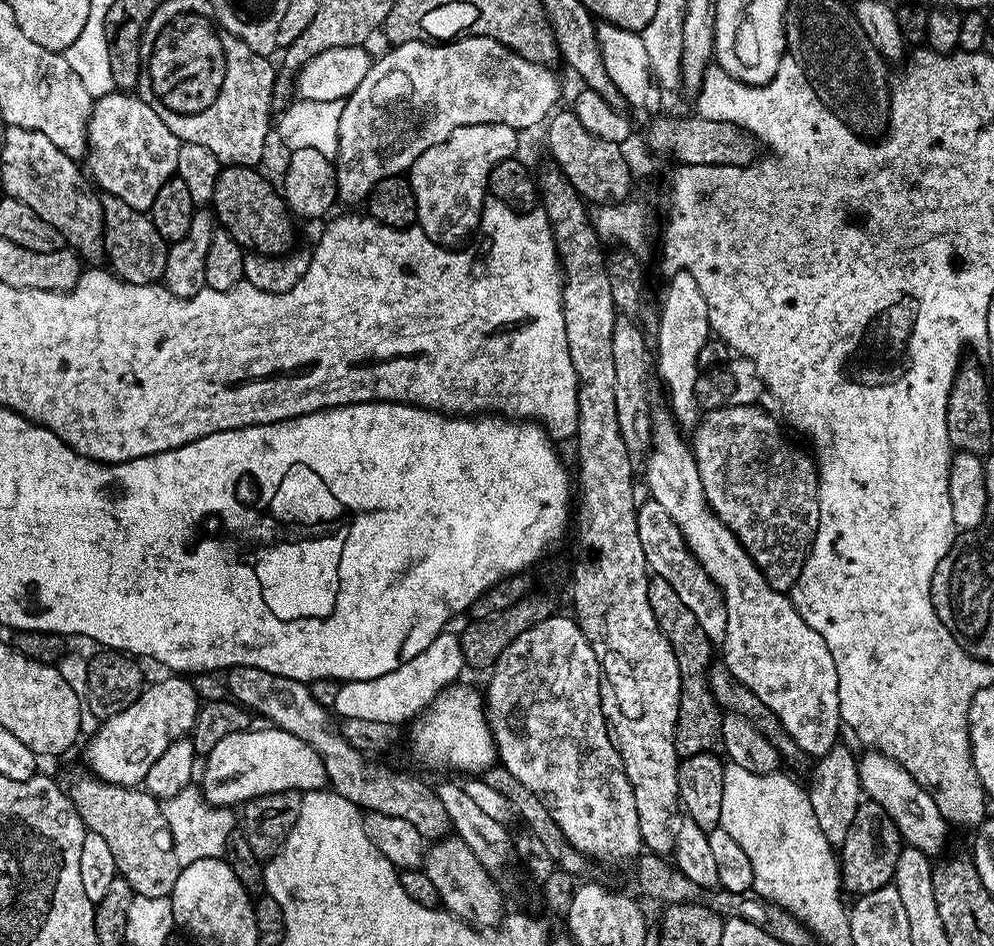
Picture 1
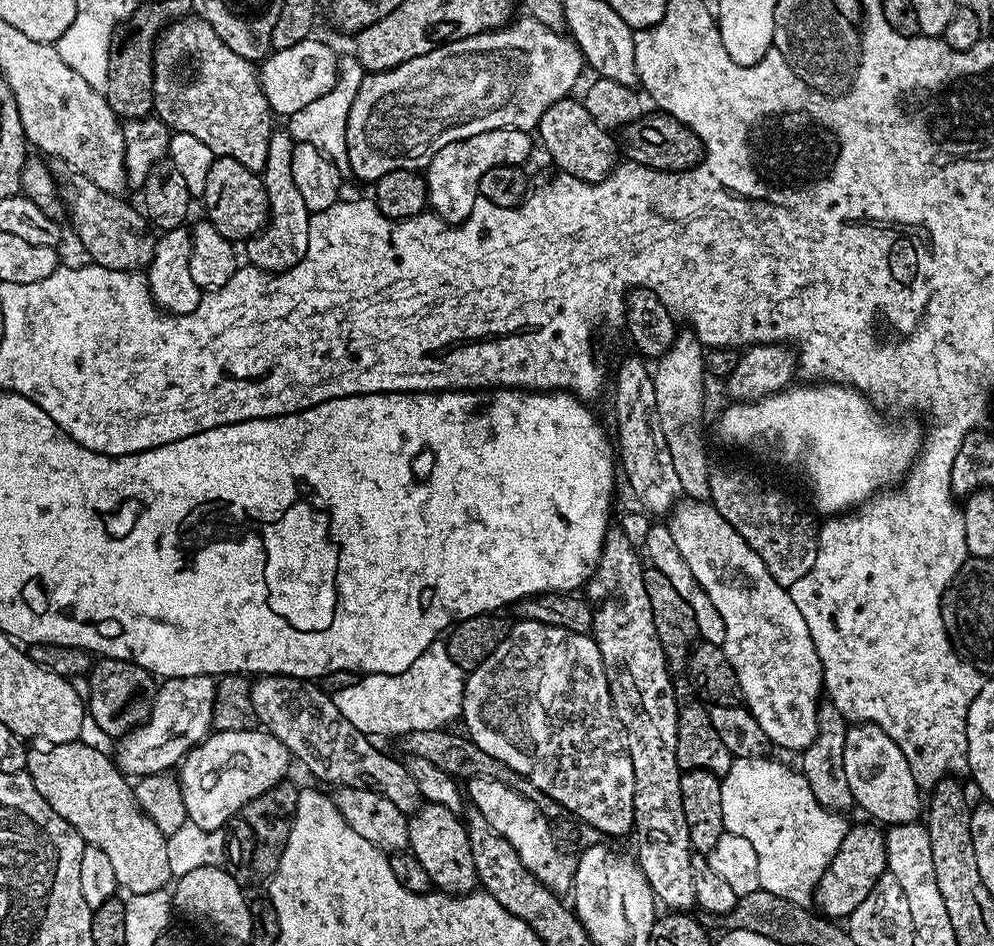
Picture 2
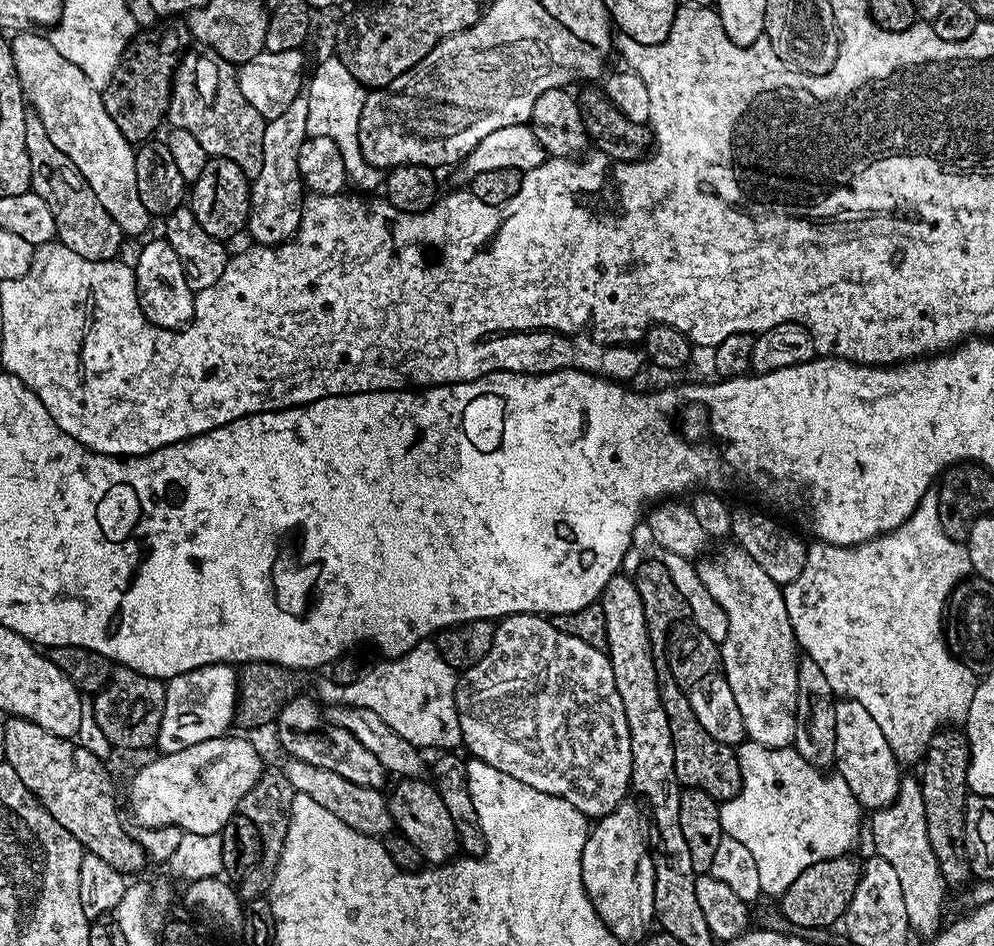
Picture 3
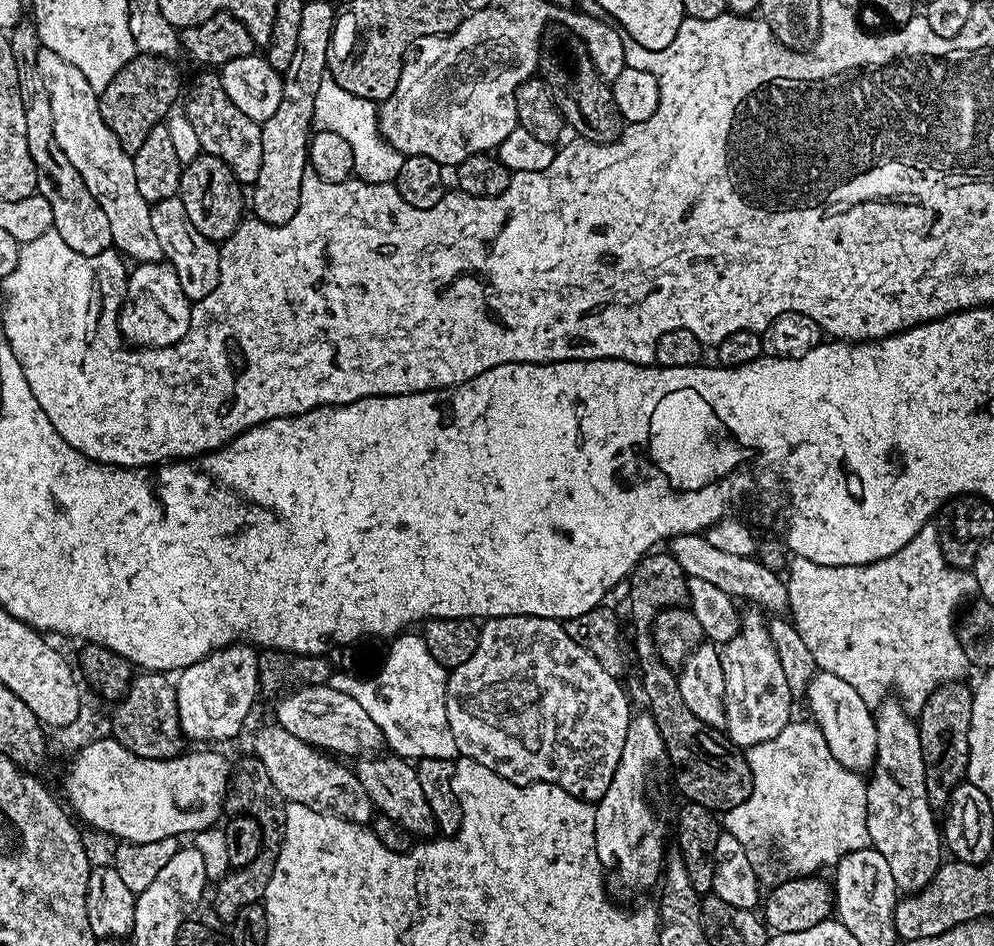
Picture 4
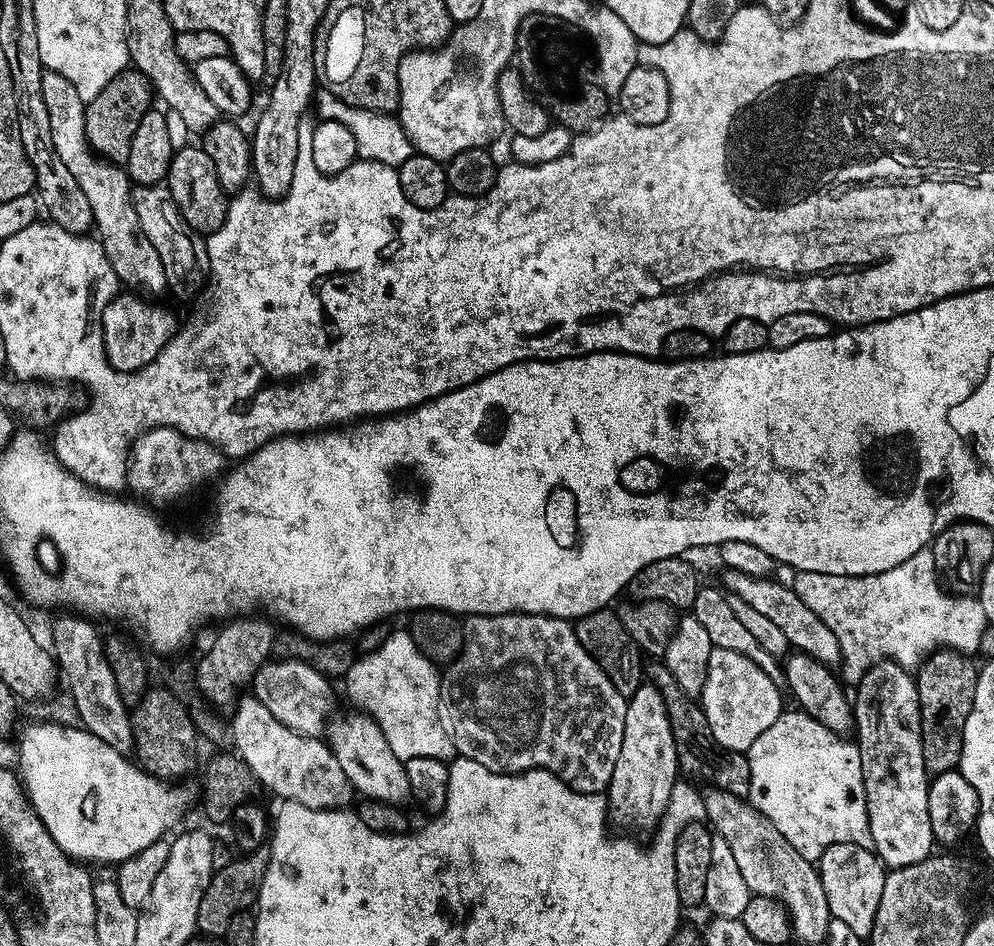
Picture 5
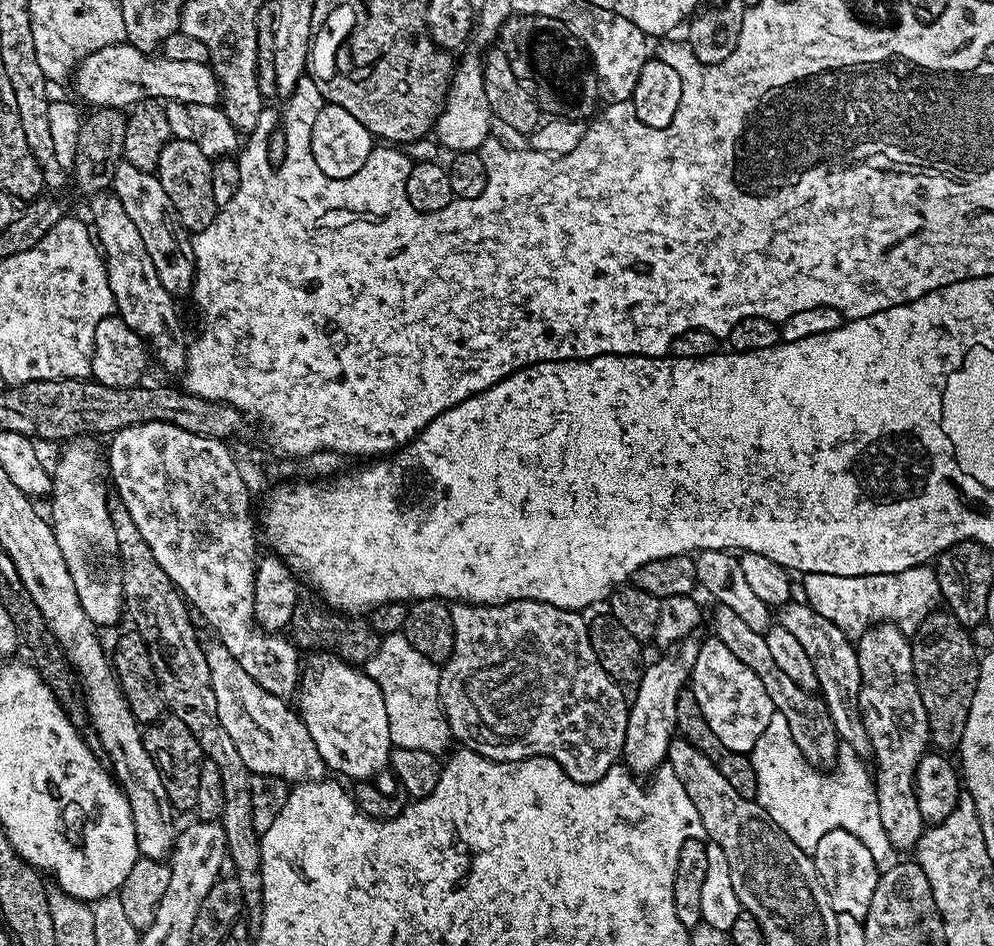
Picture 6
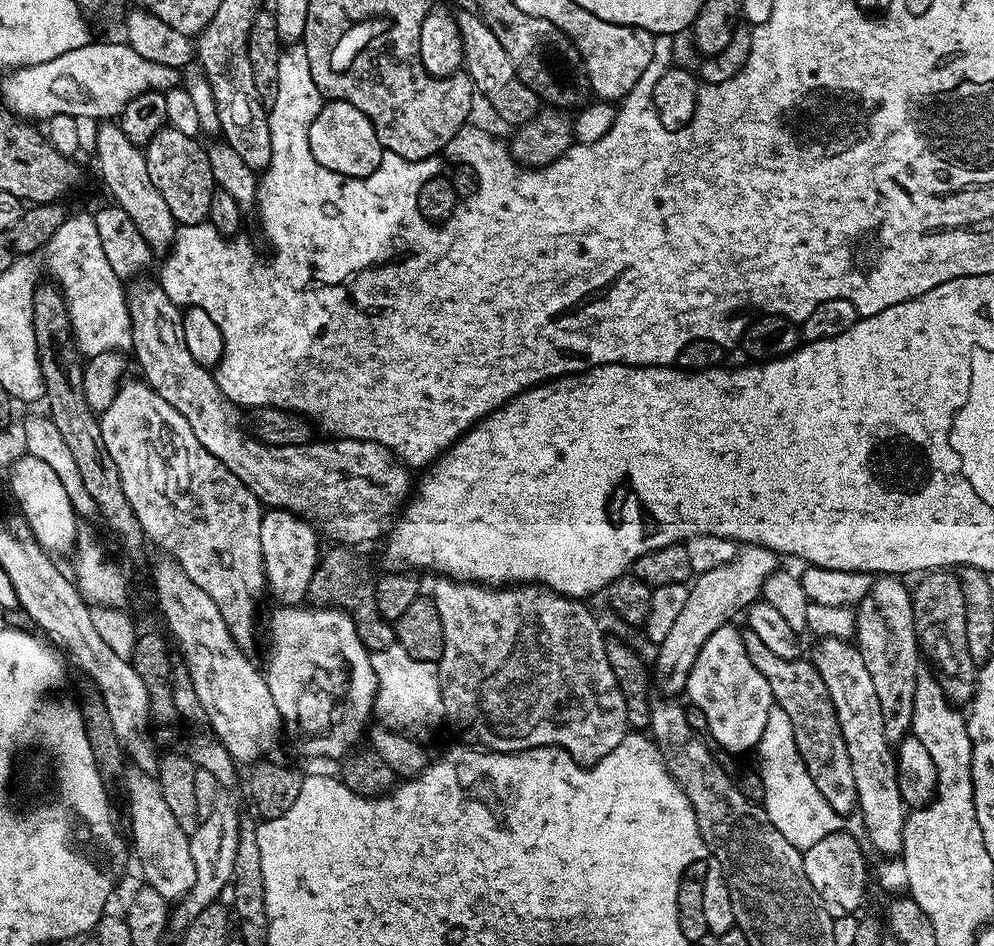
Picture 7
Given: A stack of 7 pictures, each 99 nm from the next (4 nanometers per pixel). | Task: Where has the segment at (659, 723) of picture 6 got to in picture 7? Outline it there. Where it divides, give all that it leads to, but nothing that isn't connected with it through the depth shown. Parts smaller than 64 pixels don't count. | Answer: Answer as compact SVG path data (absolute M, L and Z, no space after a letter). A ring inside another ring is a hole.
M749 544L741 547L737 551L736 556L730 562L726 562L722 566L718 566L709 572L701 572L691 581L688 589L688 597L686 598L686 606L682 606L682 614L678 614L674 626L670 626L670 634L666 634L666 638L659 641L656 652L656 672L654 668L654 684L664 691L663 695L668 698L675 697L675 692L683 693L688 686L688 675L694 664L694 658L698 658L698 650L706 642L706 638L710 638L710 634L714 634L714 630L718 630L722 625L729 623L733 618L745 611L749 606L757 603L761 599L764 591L764 583L766 578L777 571L778 564L777 553L771 552L768 548L763 548L761 544Z

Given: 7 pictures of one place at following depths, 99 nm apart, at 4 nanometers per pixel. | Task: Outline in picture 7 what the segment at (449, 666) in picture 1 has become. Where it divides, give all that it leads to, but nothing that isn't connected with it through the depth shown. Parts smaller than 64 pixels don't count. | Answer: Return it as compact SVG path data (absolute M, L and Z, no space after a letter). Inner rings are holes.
M394 643L386 650L371 653L376 675L375 715L380 716L381 725L409 734L421 734L427 728L436 728L445 719L442 690L438 678L438 664L434 660L419 660L399 644Z

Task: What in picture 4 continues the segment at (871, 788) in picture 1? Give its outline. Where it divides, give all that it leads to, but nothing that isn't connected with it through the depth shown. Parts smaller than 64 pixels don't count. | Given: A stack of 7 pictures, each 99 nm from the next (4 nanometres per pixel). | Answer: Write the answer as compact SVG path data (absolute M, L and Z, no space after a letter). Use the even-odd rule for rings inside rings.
M817 670L810 678L808 691L808 708L812 711L811 719L822 730L822 738L826 738L826 746L830 746L830 754L834 754L837 762L850 772L867 773L876 761L878 738L876 719L873 709L838 674Z

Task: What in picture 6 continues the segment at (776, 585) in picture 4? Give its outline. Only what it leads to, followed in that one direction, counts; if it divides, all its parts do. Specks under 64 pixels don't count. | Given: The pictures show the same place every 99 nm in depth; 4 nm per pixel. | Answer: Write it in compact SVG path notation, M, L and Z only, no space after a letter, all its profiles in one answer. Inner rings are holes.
M789 602L779 609L778 623L806 650L810 662L814 665L814 674L819 695L824 697L824 704L830 710L830 718L834 718L836 735L841 741L852 748L856 755L866 758L871 755L872 743L865 734L864 717L860 711L860 667L856 644L848 633L843 632L830 618L822 618L806 602Z

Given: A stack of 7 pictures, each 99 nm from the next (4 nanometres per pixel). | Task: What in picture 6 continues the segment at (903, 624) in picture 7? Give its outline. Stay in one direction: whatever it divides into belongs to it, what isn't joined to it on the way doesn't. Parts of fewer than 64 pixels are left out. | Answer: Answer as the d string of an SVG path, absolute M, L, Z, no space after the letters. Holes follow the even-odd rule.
M877 622L859 636L856 653L860 667L860 711L864 717L865 734L872 743L870 756L872 760L876 759L874 783L878 794L878 814L882 814L882 827L886 834L890 834L892 845L898 850L912 850L926 827L922 810L918 810L916 767L930 748L926 706L922 706L922 694L918 694L914 678L912 645L909 637L897 625Z

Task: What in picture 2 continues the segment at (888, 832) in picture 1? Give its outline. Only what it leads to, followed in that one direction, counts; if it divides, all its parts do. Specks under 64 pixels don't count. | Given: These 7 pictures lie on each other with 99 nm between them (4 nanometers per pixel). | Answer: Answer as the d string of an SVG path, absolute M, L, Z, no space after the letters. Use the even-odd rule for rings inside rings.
M864 822L868 824L853 823L848 829L848 833L842 838L842 846L838 846L838 854L834 854L834 858L826 866L826 870L822 874L822 878L818 882L814 893L814 904L819 911L828 918L847 918L851 916L854 910L858 910L858 906L862 906L862 902L866 902L866 894L870 894L870 890L874 890L874 886L888 872L888 855L886 854L886 832L883 827L877 826L872 822Z

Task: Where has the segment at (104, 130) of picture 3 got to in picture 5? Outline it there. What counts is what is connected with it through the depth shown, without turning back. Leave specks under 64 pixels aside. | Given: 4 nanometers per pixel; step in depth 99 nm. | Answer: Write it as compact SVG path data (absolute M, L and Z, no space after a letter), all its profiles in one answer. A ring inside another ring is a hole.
M45 71L42 78L42 98L46 102L46 111L50 114L50 134L52 145L66 165L66 170L74 174L74 182L82 186L82 194L90 198L90 210L98 239L104 245L106 258L110 258L110 266L114 266L114 274L121 285L129 284L129 289L144 292L164 292L168 286L166 270L162 266L162 258L158 258L158 250L150 243L150 238L142 234L142 226L138 226L138 214L134 214L132 205L133 183L127 171L91 151L86 138L86 122L84 110L86 102L78 98L78 90L62 74Z

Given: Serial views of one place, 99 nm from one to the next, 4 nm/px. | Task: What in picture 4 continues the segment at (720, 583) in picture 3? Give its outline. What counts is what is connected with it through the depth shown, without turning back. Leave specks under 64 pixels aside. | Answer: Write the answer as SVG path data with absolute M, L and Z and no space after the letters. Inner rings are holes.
M751 611L745 614L744 620L742 616L742 623L739 625L736 637L730 643L723 645L720 654L724 675L724 713L726 714L723 731L727 739L741 750L753 748L758 742L766 742L774 738L774 734L782 731L794 716L792 713L794 694L786 682L786 674L782 674L782 662L778 662L778 656L768 633L768 624L759 611Z

